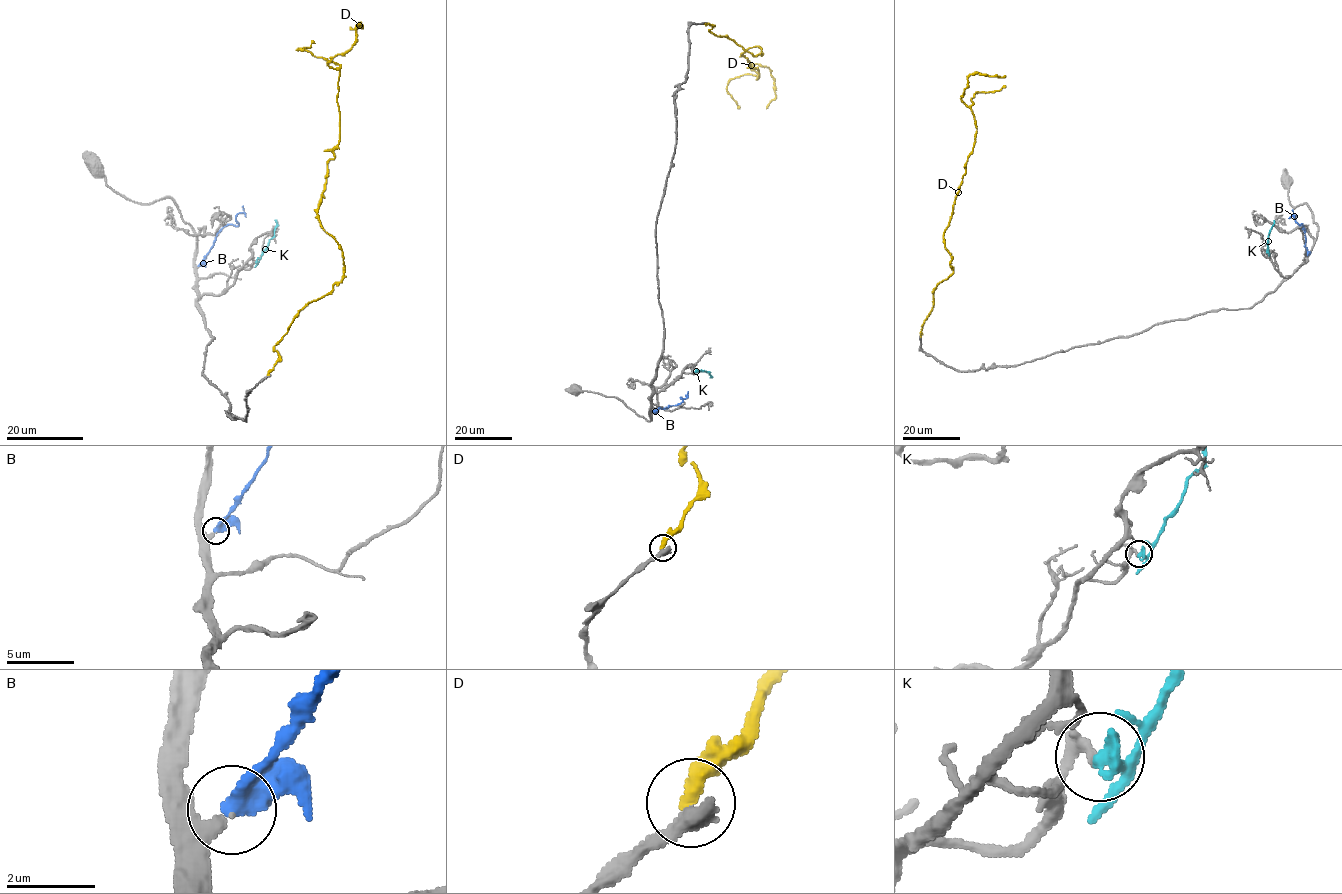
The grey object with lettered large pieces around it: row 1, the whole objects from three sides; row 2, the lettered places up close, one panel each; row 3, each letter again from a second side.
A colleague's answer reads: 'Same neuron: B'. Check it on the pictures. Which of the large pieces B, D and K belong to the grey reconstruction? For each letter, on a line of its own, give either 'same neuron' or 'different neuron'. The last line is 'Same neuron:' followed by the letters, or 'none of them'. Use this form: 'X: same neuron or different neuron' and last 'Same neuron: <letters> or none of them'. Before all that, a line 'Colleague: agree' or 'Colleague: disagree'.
Colleague: agree
B: same neuron
D: different neuron
K: different neuron
Same neuron: B

